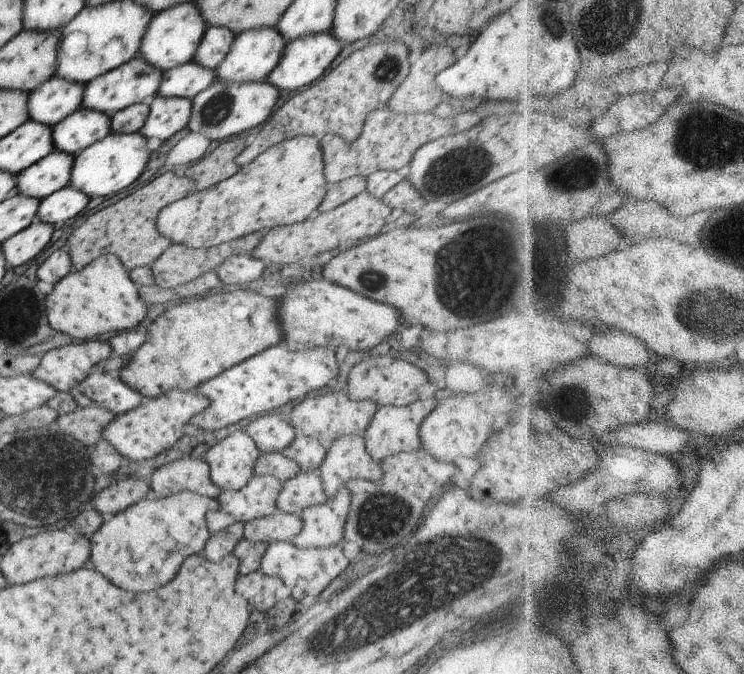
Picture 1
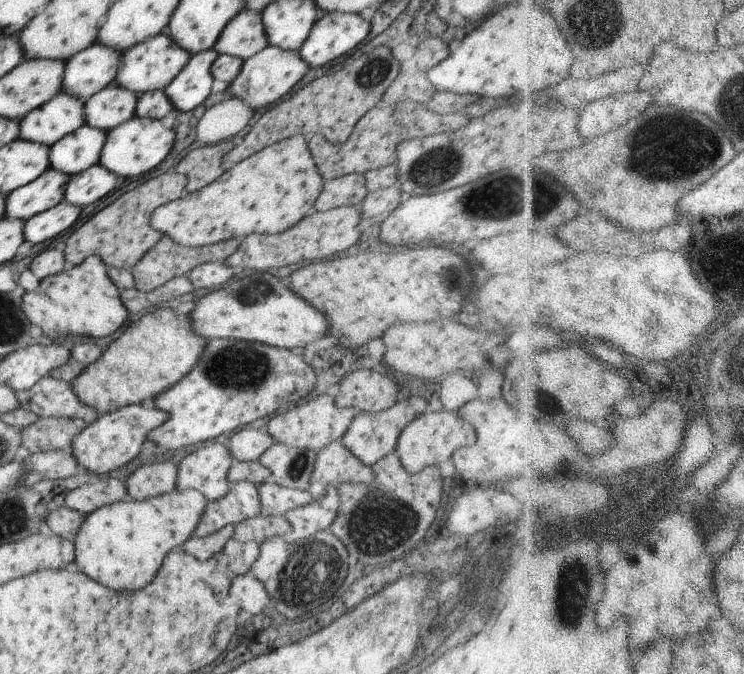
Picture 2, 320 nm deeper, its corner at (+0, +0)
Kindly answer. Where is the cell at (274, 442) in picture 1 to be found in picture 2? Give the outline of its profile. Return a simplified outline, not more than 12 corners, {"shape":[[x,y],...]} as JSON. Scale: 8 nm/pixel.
{"shape":[[246,426],[230,438],[236,461],[258,461],[275,440],[267,430]]}

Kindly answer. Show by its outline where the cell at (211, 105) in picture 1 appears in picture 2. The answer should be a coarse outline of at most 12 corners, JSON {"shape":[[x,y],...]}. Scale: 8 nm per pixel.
{"shape":[[268,45],[227,89],[258,110],[286,96],[309,64]]}

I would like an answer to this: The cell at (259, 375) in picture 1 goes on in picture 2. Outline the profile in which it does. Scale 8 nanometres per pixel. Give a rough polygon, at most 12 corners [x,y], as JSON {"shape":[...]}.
{"shape":[[209,339],[150,402],[180,450],[309,398],[300,351]]}

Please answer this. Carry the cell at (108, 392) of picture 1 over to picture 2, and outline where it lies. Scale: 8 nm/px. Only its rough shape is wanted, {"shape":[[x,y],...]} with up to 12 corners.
{"shape":[[42,377],[15,392],[40,417],[91,423],[100,412],[87,407],[69,383]]}

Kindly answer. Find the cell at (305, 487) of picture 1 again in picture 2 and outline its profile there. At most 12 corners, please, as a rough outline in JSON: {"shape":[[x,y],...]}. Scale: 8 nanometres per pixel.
{"shape":[[257,485],[261,514],[283,515],[314,501],[308,490]]}

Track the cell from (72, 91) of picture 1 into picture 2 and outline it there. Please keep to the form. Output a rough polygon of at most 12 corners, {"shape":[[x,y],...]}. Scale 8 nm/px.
{"shape":[[97,41],[65,64],[82,102],[114,82],[123,53]]}

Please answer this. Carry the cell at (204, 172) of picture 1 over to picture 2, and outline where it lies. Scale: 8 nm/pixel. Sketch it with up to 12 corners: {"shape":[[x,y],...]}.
{"shape":[[234,137],[201,145],[172,168],[186,175],[186,193],[200,190],[225,171]]}

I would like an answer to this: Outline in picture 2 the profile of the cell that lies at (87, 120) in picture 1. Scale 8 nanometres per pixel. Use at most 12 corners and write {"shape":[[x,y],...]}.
{"shape":[[116,82],[85,100],[85,123],[110,130],[139,95]]}

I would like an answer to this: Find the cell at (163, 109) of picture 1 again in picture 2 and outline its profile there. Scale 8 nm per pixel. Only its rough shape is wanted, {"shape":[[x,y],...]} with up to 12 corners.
{"shape":[[214,48],[192,54],[165,88],[177,110],[210,96]]}

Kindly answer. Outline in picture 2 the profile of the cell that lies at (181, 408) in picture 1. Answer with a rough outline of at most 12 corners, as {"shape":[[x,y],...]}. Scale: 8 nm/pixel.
{"shape":[[150,403],[101,413],[71,442],[108,474],[140,454],[167,414]]}

